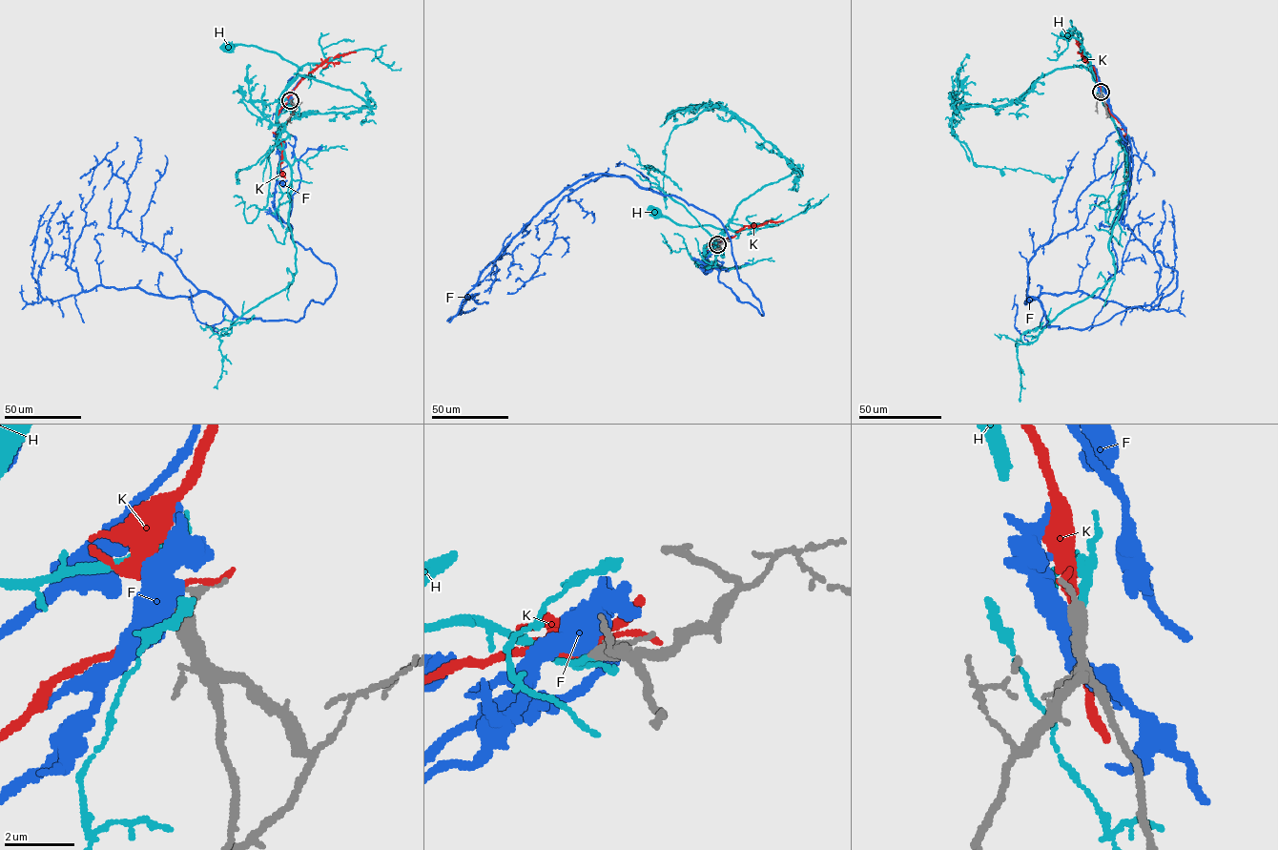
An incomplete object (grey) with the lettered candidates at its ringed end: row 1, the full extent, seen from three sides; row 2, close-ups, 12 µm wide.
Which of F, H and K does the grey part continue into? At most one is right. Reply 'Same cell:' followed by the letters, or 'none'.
Same cell: H

